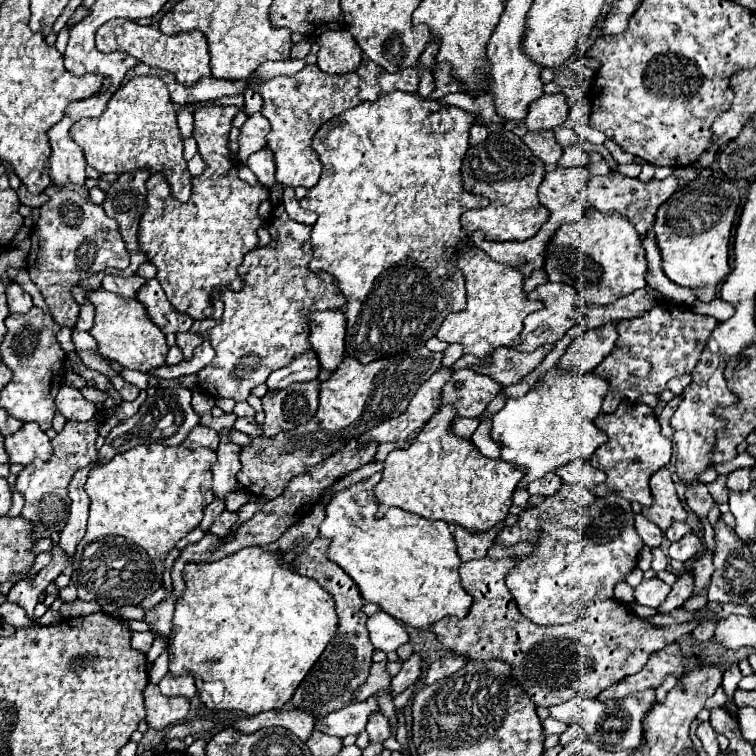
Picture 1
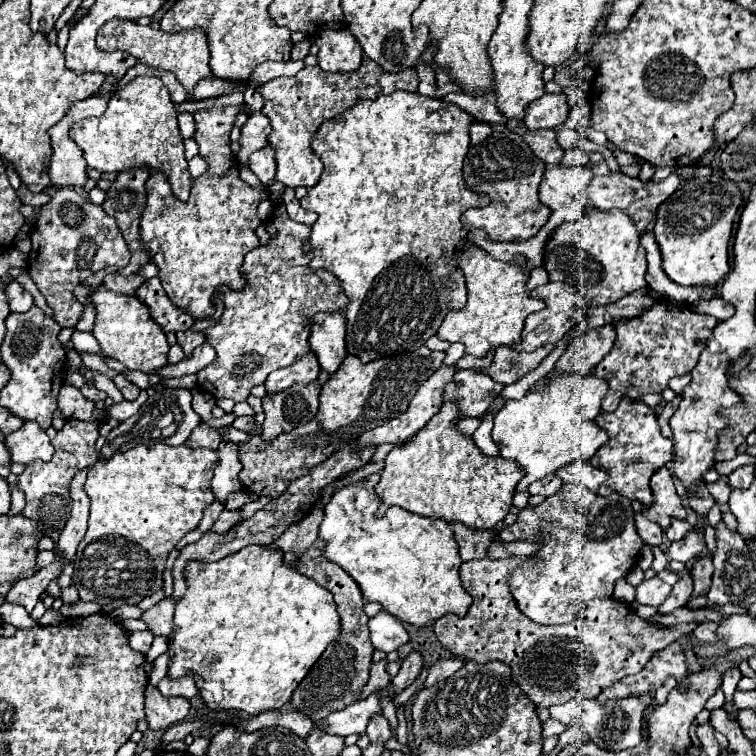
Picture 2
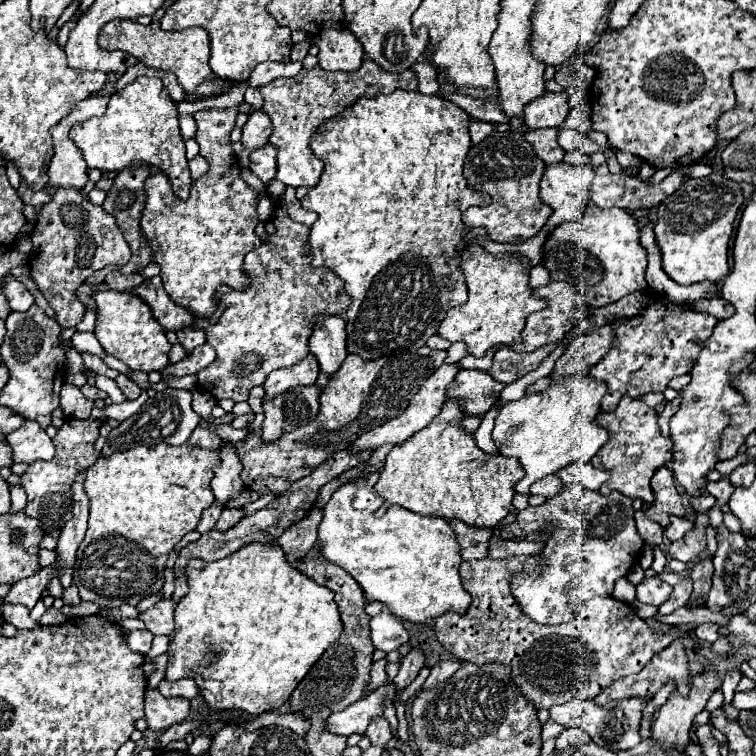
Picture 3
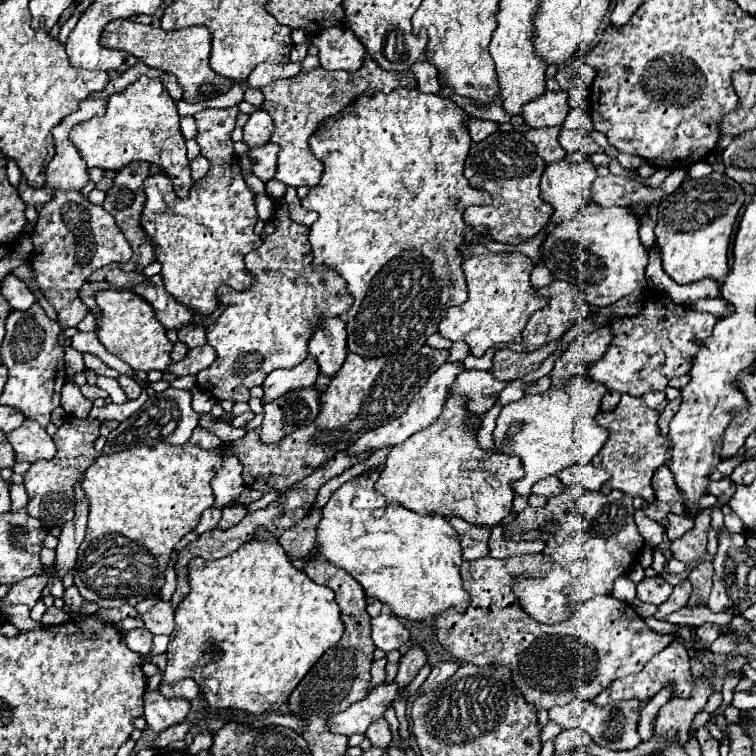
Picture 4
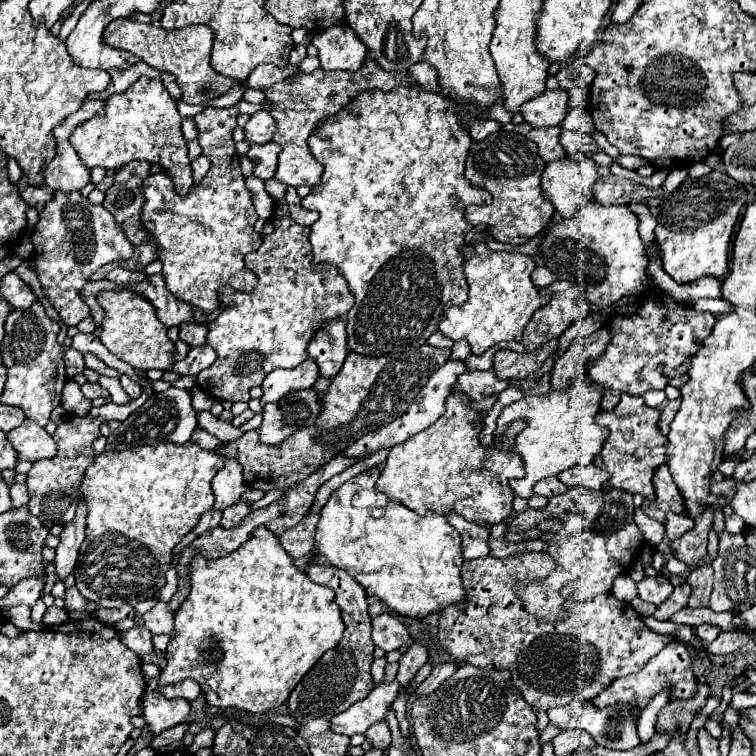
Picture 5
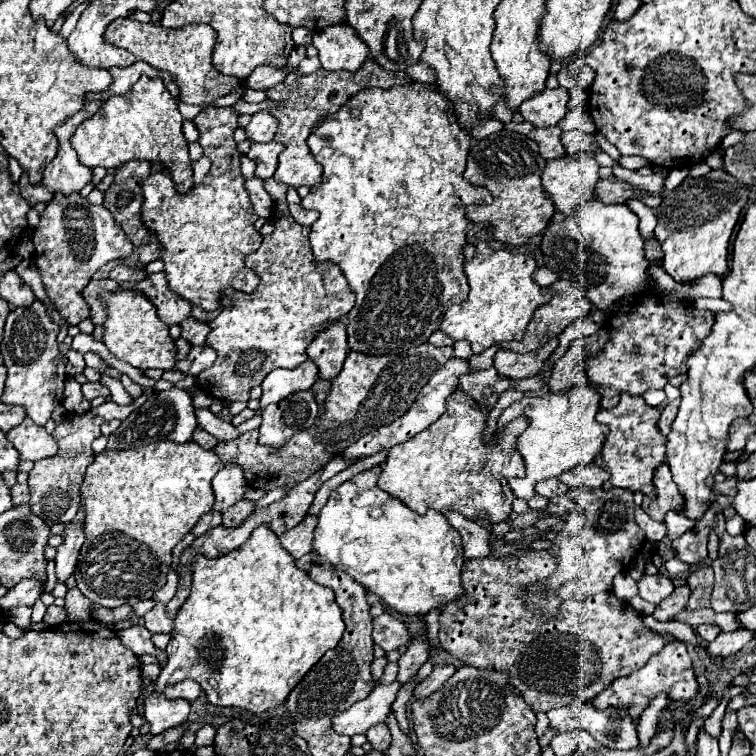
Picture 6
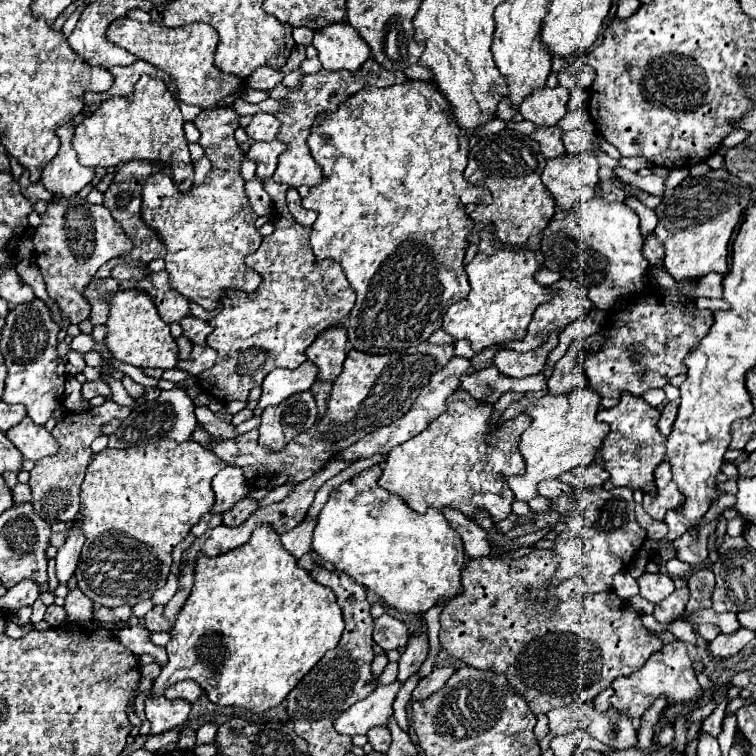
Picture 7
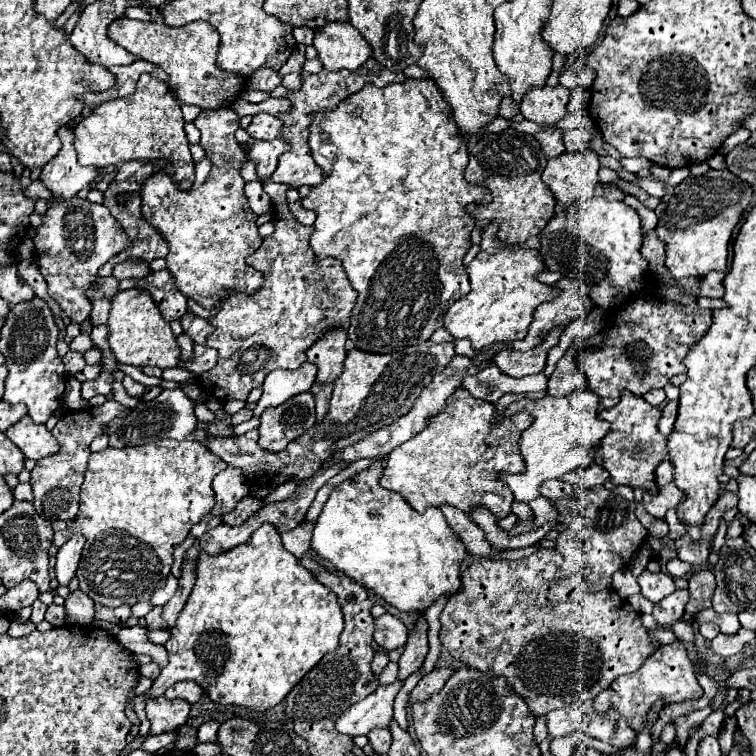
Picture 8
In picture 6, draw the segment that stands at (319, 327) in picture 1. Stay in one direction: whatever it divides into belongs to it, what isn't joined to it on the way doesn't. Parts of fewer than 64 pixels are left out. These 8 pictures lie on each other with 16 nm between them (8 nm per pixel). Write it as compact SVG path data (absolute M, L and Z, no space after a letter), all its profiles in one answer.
M332 324L322 330L316 340L308 346L308 358L318 366L322 380L334 380L340 374L342 362L346 360L346 328L344 324Z

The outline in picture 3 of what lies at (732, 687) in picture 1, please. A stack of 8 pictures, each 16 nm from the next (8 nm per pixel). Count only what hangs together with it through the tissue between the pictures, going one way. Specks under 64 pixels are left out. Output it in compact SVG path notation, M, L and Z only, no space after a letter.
M732 670L732 672L727 672L721 687L724 696L724 703L721 709L724 709L724 706L726 705L727 702L733 700L736 687L739 681L741 680L741 678L742 678L742 674L739 670Z

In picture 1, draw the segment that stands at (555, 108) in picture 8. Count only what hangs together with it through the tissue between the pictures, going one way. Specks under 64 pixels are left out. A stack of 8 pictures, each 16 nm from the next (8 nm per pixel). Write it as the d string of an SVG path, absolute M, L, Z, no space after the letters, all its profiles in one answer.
M544 94L540 100L528 106L524 124L528 130L554 130L564 124L568 116L568 104L564 94Z

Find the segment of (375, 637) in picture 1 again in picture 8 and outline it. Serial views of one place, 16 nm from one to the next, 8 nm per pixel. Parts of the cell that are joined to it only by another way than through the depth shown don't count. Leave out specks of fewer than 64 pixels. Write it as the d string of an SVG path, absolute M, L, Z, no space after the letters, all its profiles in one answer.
M384 614L382 618L376 620L374 640L378 642L378 646L384 646L386 650L396 650L406 644L406 638L408 638L408 630L396 616Z

